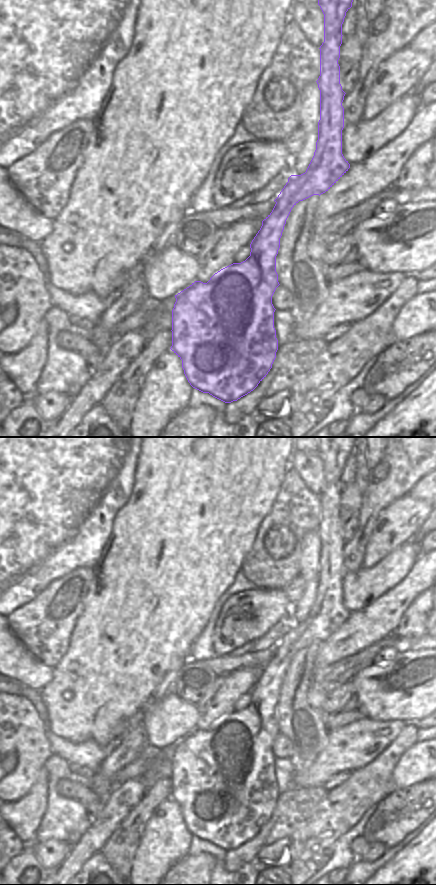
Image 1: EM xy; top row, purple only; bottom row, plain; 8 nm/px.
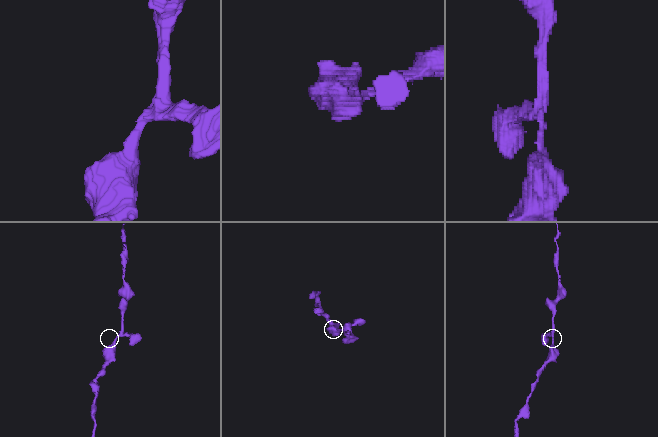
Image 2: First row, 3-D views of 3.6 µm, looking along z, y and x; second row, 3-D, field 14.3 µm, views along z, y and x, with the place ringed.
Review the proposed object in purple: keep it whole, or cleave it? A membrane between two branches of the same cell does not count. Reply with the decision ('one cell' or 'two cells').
one cell

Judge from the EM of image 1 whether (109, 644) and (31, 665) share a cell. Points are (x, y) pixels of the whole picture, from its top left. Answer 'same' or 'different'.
different

